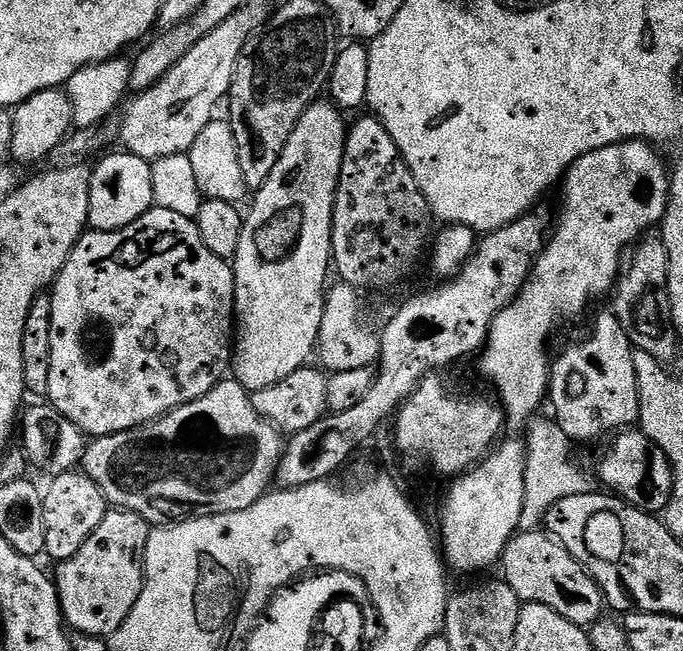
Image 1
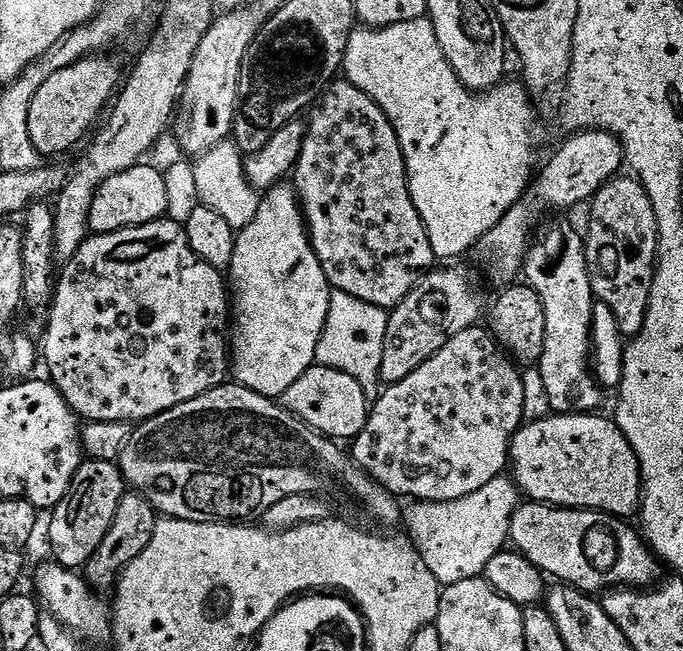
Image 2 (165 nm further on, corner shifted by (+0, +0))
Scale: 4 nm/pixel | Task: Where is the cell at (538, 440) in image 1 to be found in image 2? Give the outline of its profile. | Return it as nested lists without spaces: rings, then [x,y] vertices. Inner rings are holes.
[[[507,475],[494,478],[494,482],[486,482],[482,490],[474,490],[474,494],[466,494],[466,498],[458,498],[450,502],[438,502],[437,500],[425,500],[423,502],[412,502],[403,509],[402,524],[408,527],[407,539],[411,540],[413,546],[418,550],[422,562],[426,562],[430,574],[442,586],[454,582],[466,582],[475,576],[483,577],[486,566],[494,554],[505,551],[512,535],[512,516],[520,509],[522,493],[516,487],[515,480]]]

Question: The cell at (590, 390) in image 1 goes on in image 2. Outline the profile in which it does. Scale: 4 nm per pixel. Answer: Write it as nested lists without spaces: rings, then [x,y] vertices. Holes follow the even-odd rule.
[[[556,224],[544,232],[540,241],[529,247],[522,269],[526,284],[537,292],[545,311],[545,344],[538,361],[540,384],[544,387],[544,396],[553,413],[556,414],[592,414],[600,404],[601,385],[596,383],[595,375],[590,371],[589,356],[592,351],[592,309],[594,297],[592,283],[588,277],[588,263],[584,253],[584,236],[576,233],[568,224]]]

